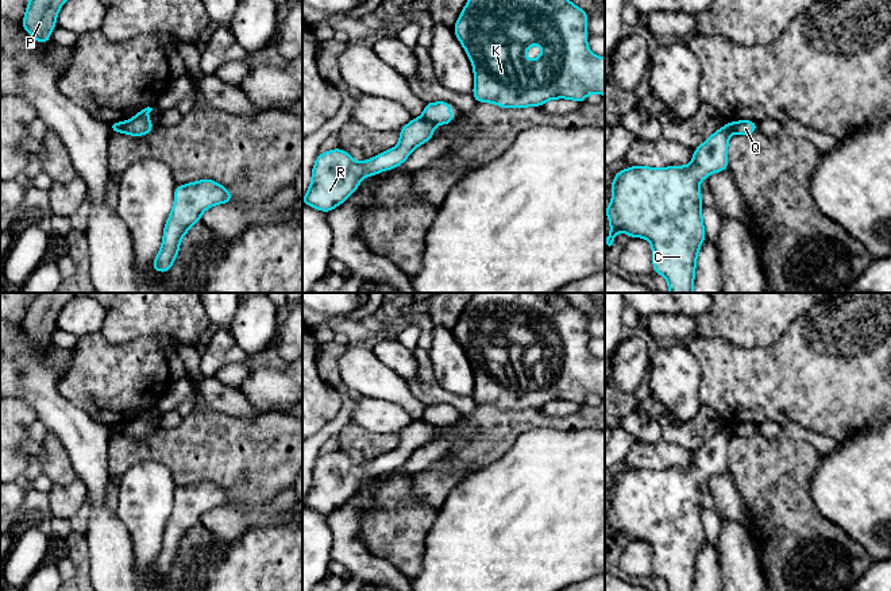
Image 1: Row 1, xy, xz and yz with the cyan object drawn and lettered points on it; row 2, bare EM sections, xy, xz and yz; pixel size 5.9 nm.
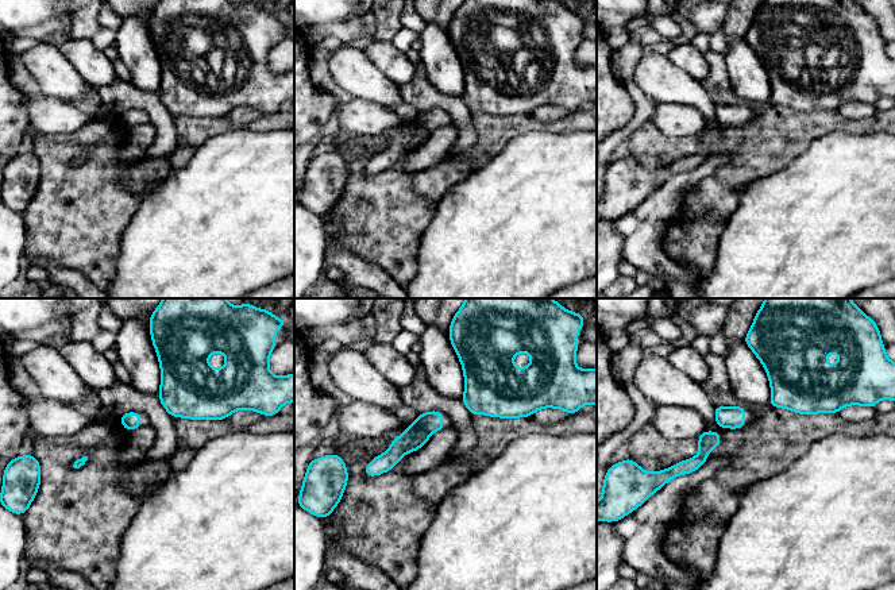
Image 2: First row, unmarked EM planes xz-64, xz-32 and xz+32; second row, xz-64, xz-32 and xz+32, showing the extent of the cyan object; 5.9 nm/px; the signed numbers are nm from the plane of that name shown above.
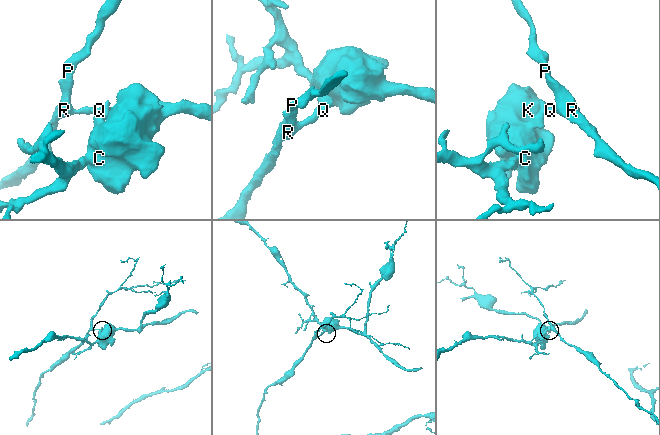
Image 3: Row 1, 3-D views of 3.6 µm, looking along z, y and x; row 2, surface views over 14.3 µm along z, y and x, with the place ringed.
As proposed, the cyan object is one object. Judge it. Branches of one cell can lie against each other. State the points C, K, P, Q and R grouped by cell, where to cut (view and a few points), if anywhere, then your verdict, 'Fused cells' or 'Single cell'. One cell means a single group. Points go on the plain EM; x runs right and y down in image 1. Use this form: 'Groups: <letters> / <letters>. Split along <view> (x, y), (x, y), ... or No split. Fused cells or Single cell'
Groups: C K / P Q R. Split along xz (421, 418), (435, 427). Fused cells

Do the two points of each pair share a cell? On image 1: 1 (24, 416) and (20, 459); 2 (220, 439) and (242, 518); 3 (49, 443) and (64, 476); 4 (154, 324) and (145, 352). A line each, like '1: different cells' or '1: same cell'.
1: same cell
2: different cells
3: same cell
4: different cells

